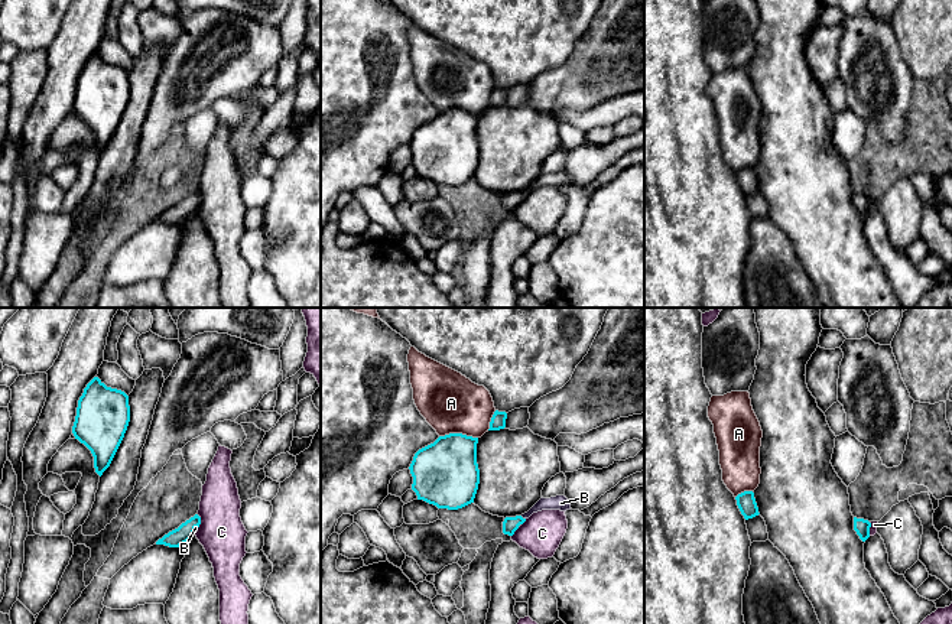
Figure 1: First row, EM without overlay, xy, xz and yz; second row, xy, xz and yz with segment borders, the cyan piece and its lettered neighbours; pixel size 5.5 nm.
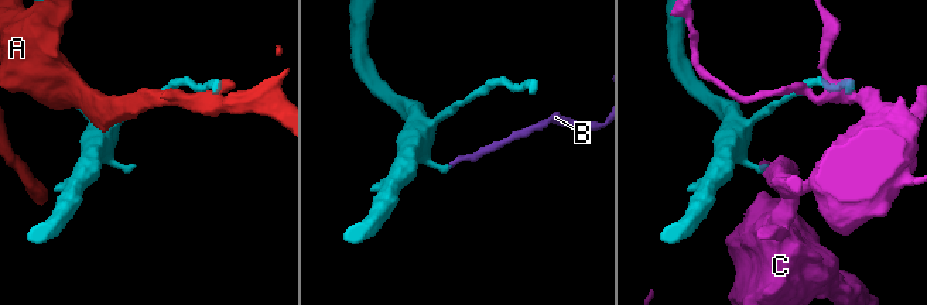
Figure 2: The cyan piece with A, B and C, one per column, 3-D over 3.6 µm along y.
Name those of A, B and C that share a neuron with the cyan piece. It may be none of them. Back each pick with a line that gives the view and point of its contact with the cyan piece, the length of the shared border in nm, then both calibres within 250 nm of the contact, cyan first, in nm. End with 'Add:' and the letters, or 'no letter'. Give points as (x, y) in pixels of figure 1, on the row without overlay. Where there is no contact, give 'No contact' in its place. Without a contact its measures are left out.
B: Touches cyan at xz (522, 194). Shared border 40 nm. Thickness 90 nm (cyan) against 80 nm
Add: B

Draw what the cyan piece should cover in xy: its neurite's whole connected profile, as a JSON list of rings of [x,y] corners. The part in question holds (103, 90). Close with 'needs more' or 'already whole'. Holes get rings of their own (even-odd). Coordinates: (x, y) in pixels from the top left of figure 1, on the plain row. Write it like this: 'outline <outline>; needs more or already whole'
outline [[[94,53],[78,77],[72,110],[91,127],[100,153],[110,143],[129,98],[129,72]]]; already whole

